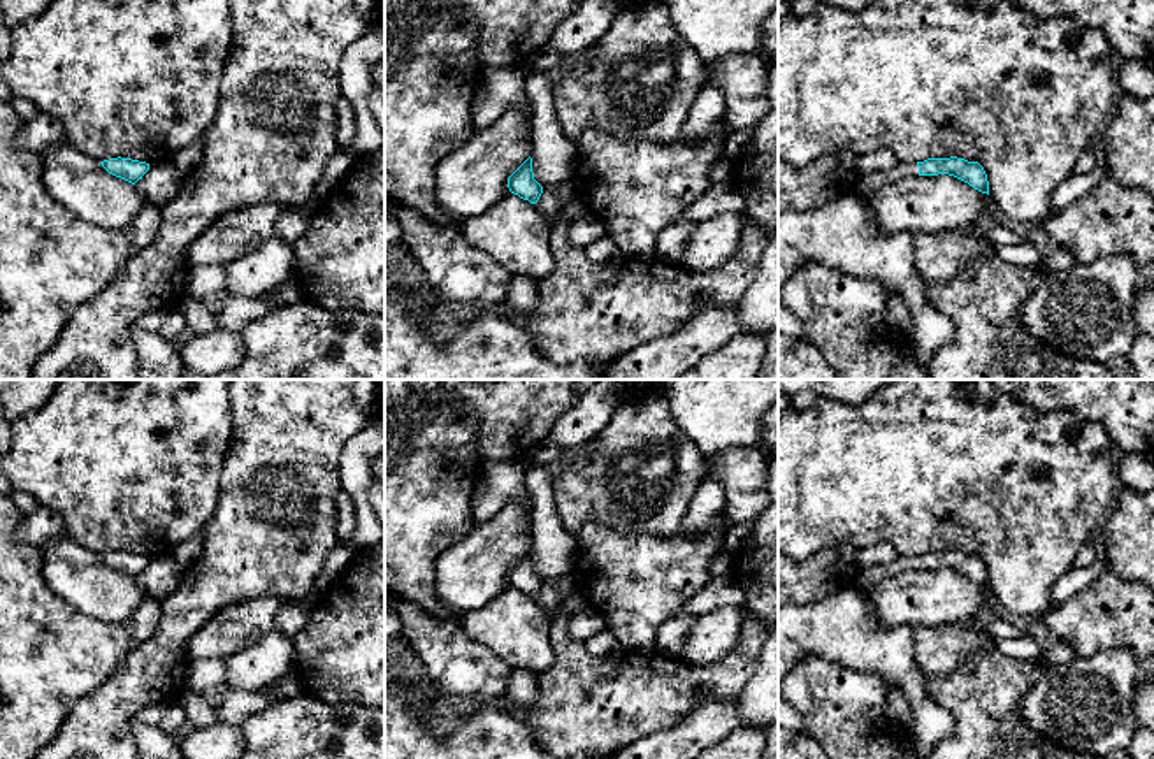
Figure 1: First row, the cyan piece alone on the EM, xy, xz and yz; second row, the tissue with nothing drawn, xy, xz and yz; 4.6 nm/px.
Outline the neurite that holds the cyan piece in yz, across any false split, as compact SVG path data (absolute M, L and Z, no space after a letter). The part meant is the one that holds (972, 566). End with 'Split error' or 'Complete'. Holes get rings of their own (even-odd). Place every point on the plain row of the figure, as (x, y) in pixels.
M957 550L927 552L917 557L898 555L889 564L876 564L876 566L862 569L855 580L855 587L864 592L908 569L938 569L938 567L954 569L968 576L975 583L989 589L989 575L987 575L987 567L984 560L978 555L968 555Z. Split error

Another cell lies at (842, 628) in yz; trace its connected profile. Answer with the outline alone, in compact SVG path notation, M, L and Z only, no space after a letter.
M855 585L813 604L778 606L778 682L810 654L898 685L912 705L910 741L917 759L929 759L936 745L954 733L954 717L927 694L913 629L880 625Z

